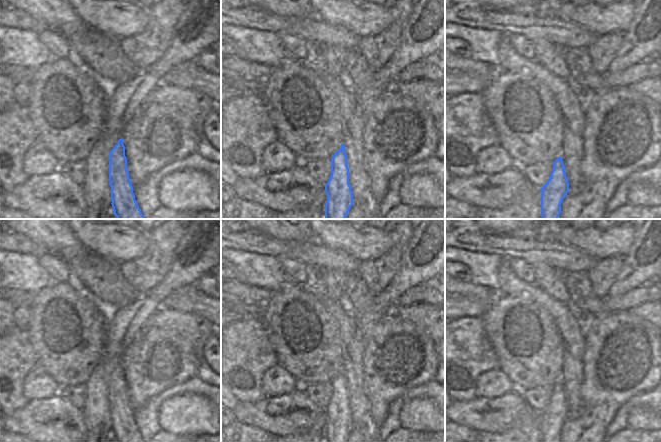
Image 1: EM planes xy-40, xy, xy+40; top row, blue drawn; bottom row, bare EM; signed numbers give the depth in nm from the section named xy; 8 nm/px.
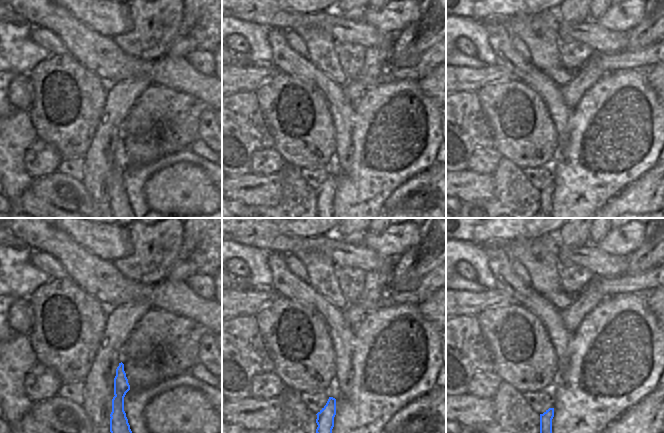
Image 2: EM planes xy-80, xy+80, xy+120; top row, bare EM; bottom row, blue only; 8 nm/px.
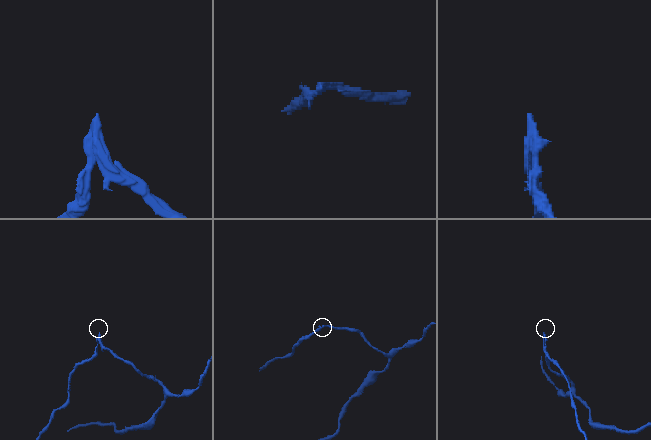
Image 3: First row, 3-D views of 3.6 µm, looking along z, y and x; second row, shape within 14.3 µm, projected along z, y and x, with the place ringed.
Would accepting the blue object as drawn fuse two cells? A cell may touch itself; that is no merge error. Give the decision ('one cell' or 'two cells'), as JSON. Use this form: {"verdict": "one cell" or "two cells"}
{"verdict": "two cells"}

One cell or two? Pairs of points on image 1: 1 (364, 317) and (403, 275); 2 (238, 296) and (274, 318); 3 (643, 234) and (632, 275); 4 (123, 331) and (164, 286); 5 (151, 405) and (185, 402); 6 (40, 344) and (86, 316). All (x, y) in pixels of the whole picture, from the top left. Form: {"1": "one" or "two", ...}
{"1": "one", "2": "two", "3": "one", "4": "one", "5": "two", "6": "one"}

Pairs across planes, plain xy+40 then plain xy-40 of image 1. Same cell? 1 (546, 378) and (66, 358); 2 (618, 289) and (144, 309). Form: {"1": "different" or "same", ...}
{"1": "same", "2": "same"}

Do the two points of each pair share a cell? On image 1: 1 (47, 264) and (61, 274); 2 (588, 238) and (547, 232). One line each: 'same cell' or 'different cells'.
1: same cell
2: different cells

